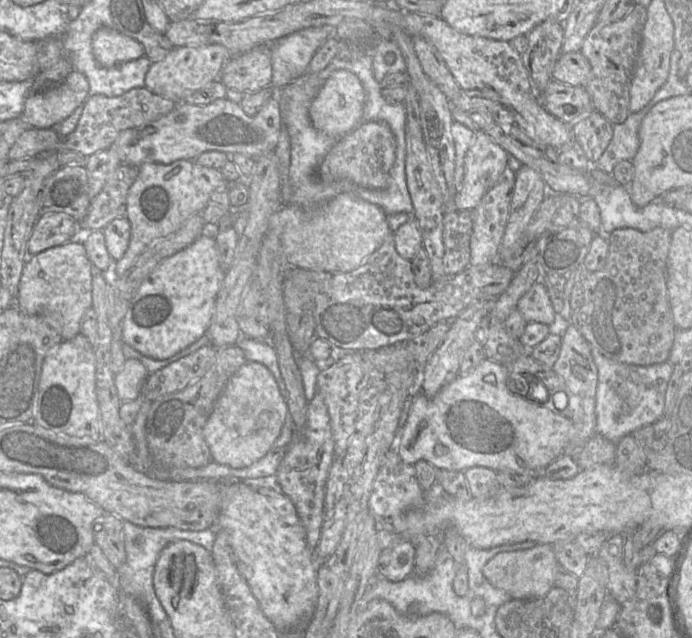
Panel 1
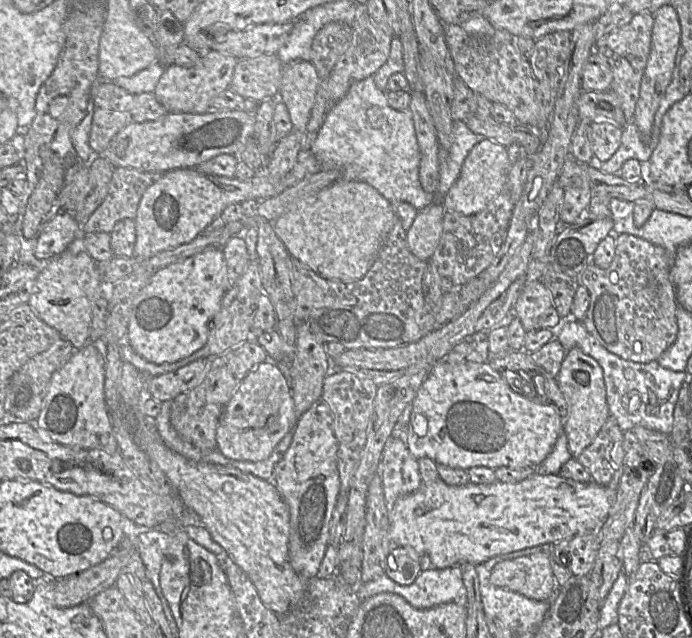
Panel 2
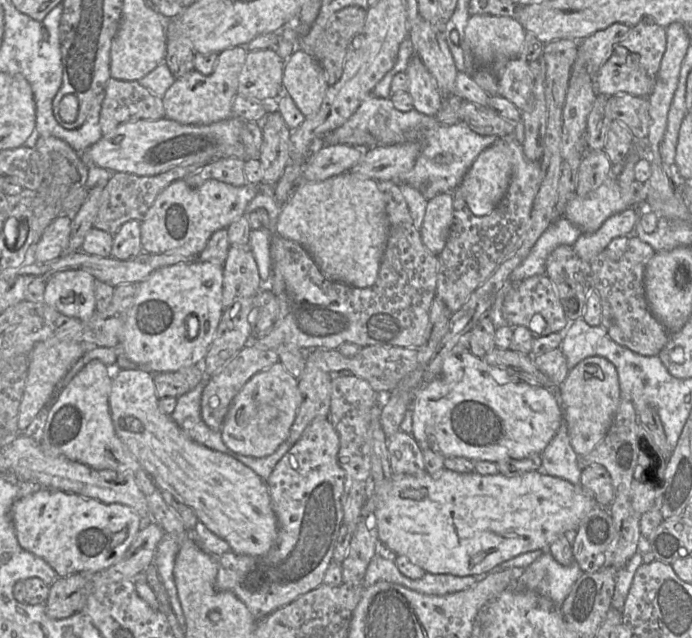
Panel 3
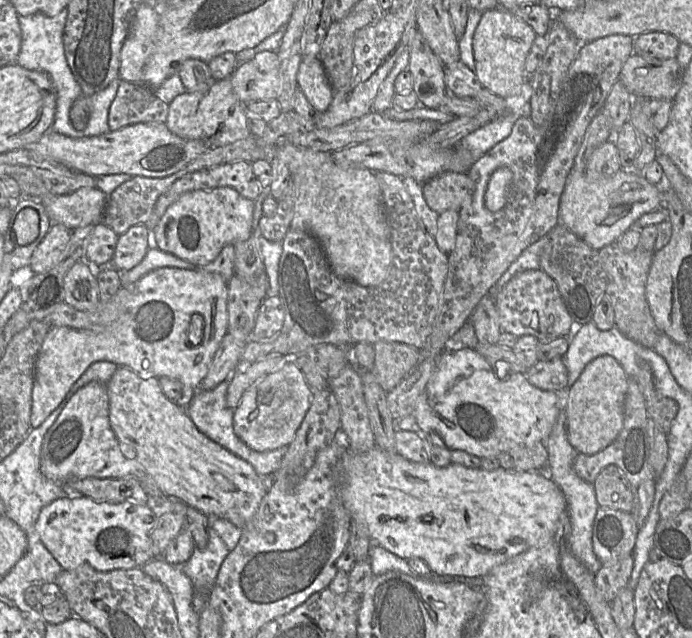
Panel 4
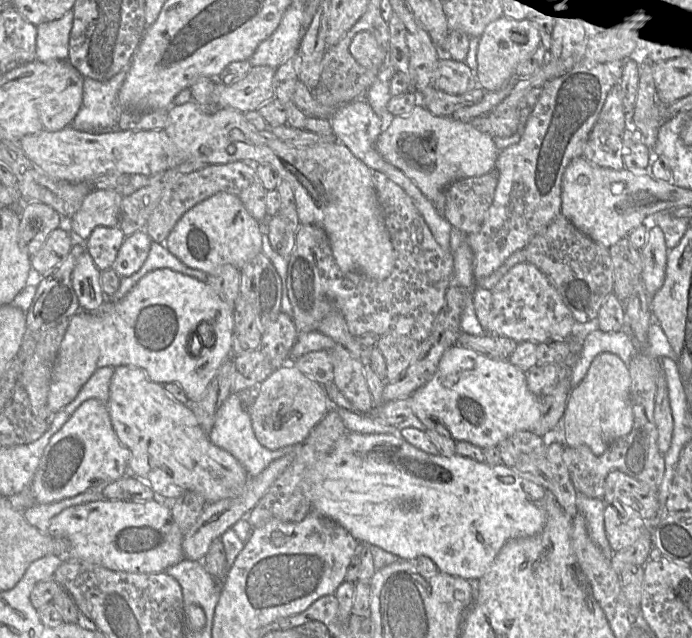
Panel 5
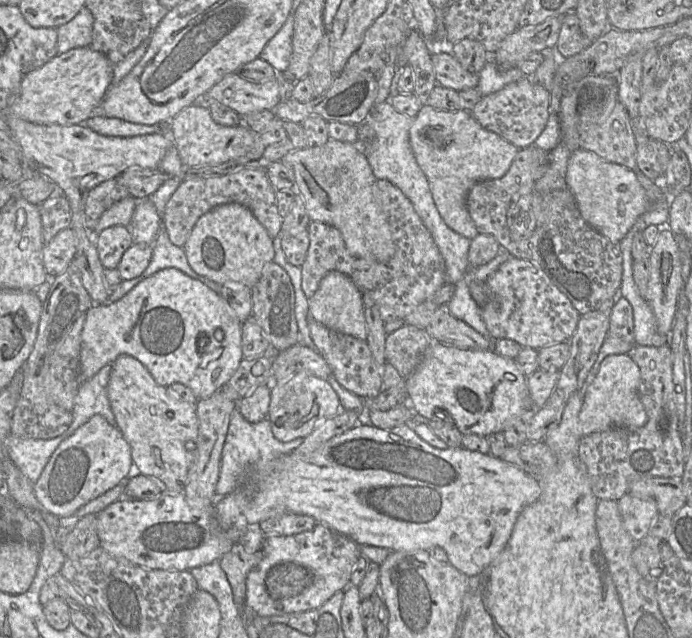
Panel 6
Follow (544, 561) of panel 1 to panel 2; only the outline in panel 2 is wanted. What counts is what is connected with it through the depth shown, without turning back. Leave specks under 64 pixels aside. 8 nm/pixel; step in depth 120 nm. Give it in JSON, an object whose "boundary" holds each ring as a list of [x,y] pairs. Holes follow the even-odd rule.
{"boundary":[[[545,552],[498,562],[489,579],[497,587],[537,601],[552,602],[558,588],[549,555]]]}

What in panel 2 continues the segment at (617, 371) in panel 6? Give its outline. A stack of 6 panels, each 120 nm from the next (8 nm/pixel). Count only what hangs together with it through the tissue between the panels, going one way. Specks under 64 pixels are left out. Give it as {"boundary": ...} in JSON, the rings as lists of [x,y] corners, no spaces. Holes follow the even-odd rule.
{"boundary":[[[575,347],[566,352],[556,380],[568,406],[564,425],[568,448],[573,458],[577,458],[592,443],[610,416],[603,369],[593,357]]]}

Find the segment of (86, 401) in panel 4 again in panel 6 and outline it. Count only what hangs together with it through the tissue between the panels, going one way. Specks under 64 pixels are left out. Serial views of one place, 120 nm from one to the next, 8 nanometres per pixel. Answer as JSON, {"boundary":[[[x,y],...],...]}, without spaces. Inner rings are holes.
{"boundary":[[[93,415],[53,452],[39,479],[33,484],[34,494],[50,514],[56,517],[71,516],[89,501],[125,483],[131,465],[131,448],[120,430],[103,416]]]}

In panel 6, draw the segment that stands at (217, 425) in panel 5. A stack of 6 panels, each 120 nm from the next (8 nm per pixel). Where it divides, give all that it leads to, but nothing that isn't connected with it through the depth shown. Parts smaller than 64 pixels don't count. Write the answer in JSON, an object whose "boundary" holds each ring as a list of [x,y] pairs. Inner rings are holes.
{"boundary":[[[236,409],[230,416],[228,432],[222,451],[220,476],[216,485],[217,497],[226,496],[236,489],[241,489],[246,484],[249,473],[259,463],[268,463],[277,457],[291,453],[302,444],[303,439],[297,438],[290,442],[280,442],[274,437],[271,424],[267,419],[251,423]]]}

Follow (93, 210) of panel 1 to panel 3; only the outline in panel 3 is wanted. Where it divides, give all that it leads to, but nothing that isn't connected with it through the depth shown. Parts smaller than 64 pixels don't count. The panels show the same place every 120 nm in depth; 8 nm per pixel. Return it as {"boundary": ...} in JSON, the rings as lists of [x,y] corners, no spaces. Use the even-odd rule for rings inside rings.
{"boundary":[[[202,164],[177,166],[164,173],[154,176],[138,176],[130,173],[116,172],[104,188],[93,228],[110,233],[113,237],[120,227],[131,220],[142,222],[147,211],[157,196],[170,184],[199,170]]]}

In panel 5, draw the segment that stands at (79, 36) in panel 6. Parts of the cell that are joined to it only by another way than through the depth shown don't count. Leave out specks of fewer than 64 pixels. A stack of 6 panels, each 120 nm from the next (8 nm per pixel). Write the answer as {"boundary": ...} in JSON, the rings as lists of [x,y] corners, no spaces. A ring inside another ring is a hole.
{"boundary":[[[69,10],[60,19],[36,26],[36,61],[68,60],[72,25],[73,11]]]}

